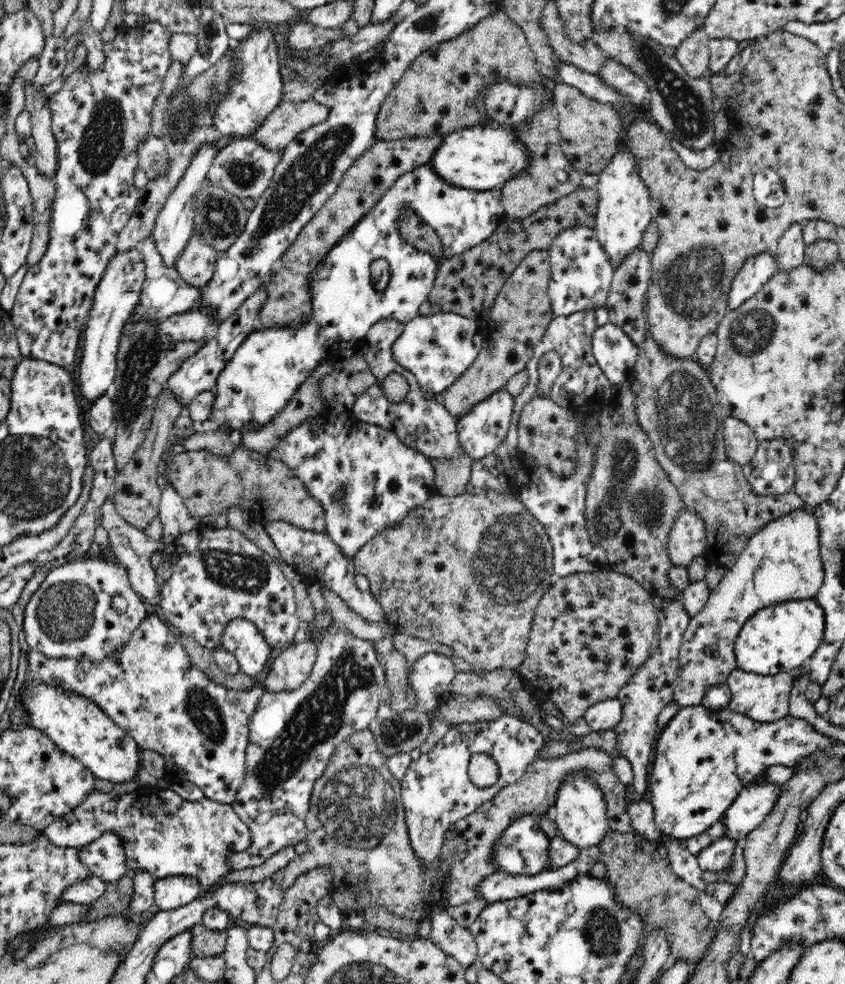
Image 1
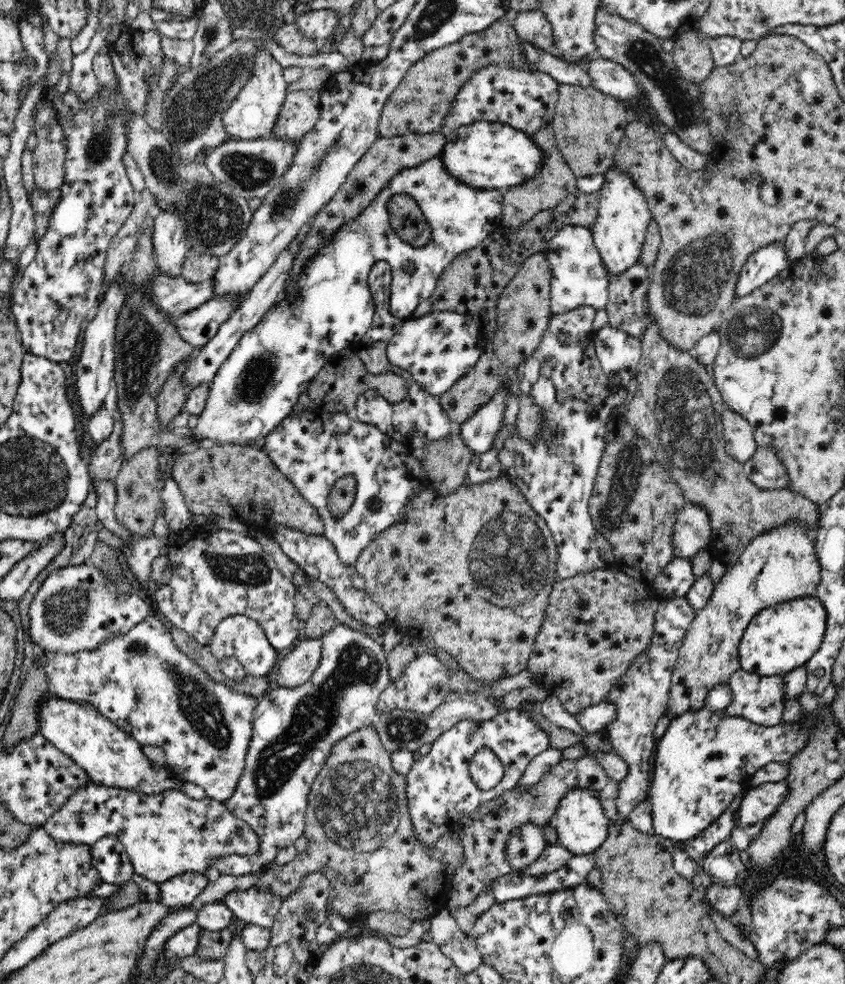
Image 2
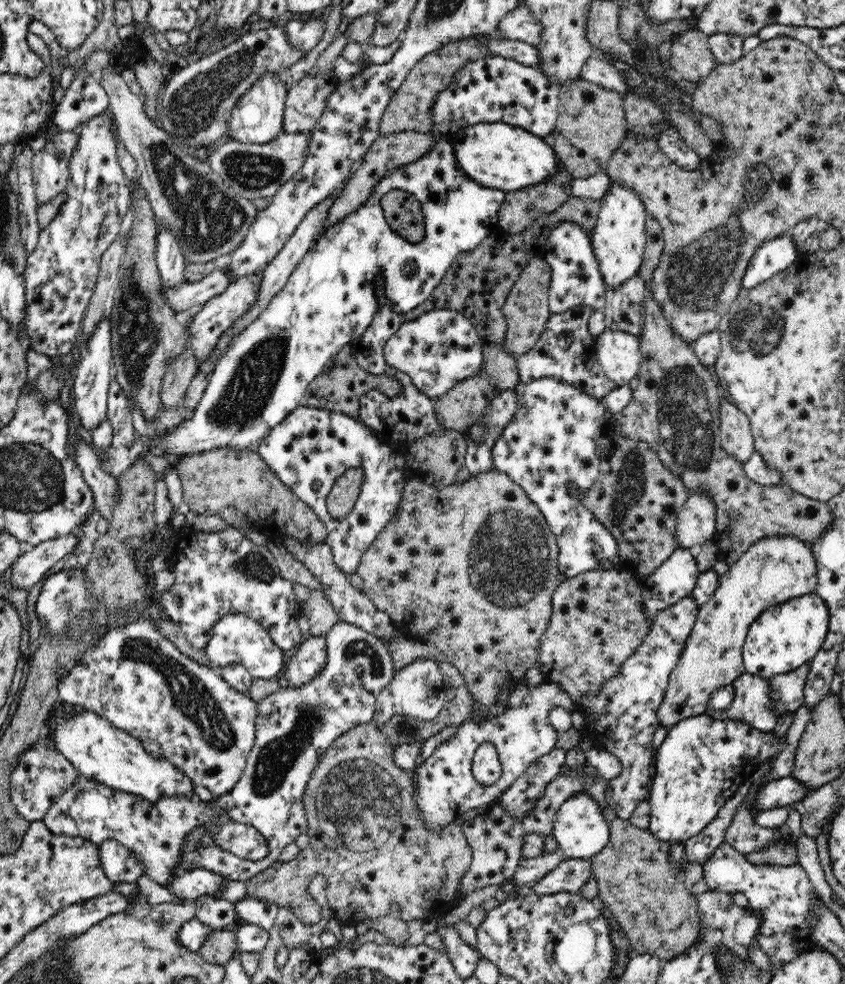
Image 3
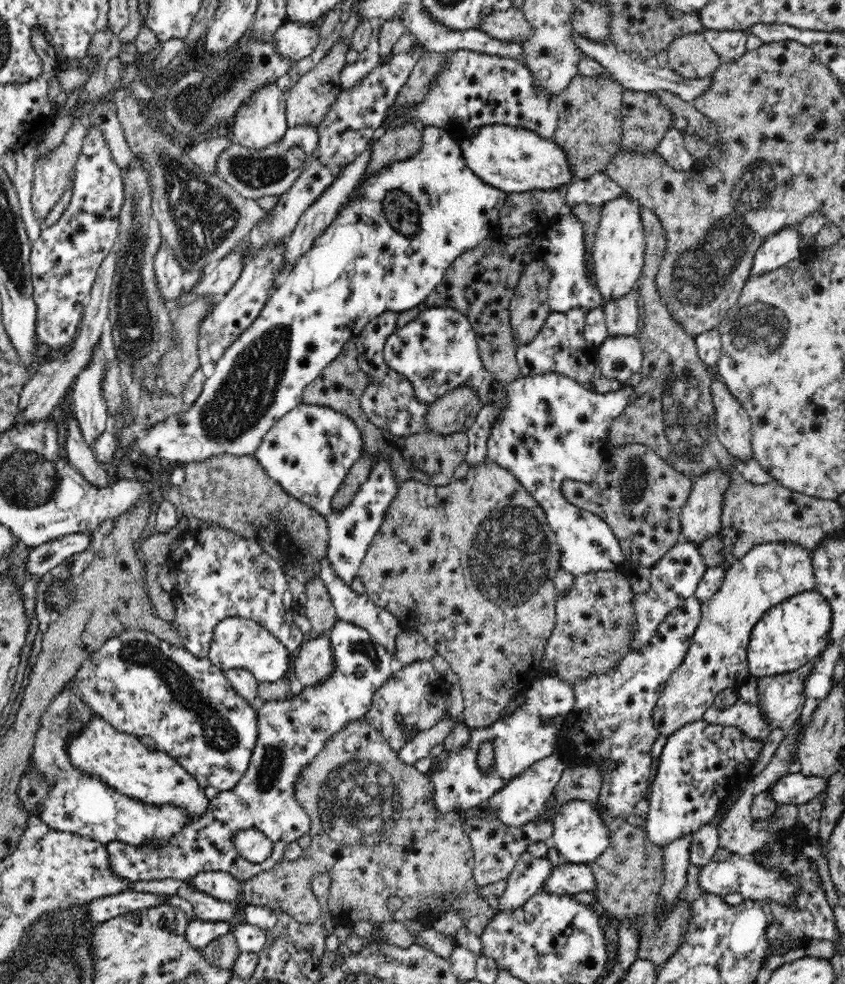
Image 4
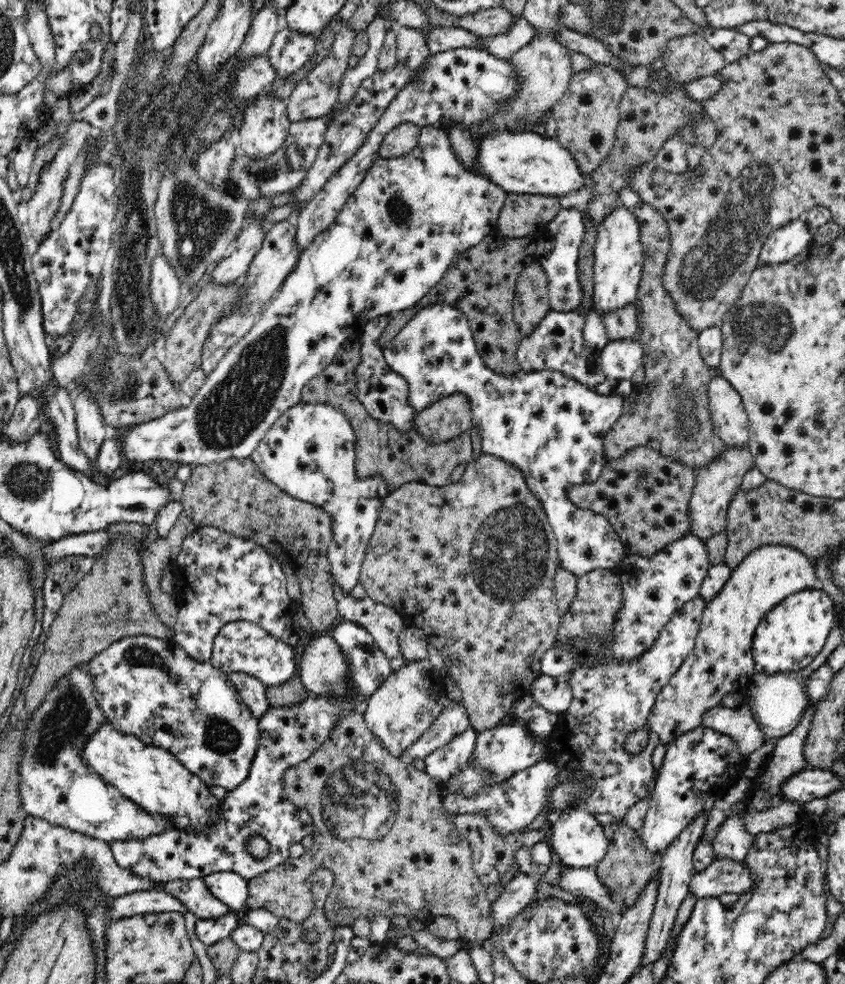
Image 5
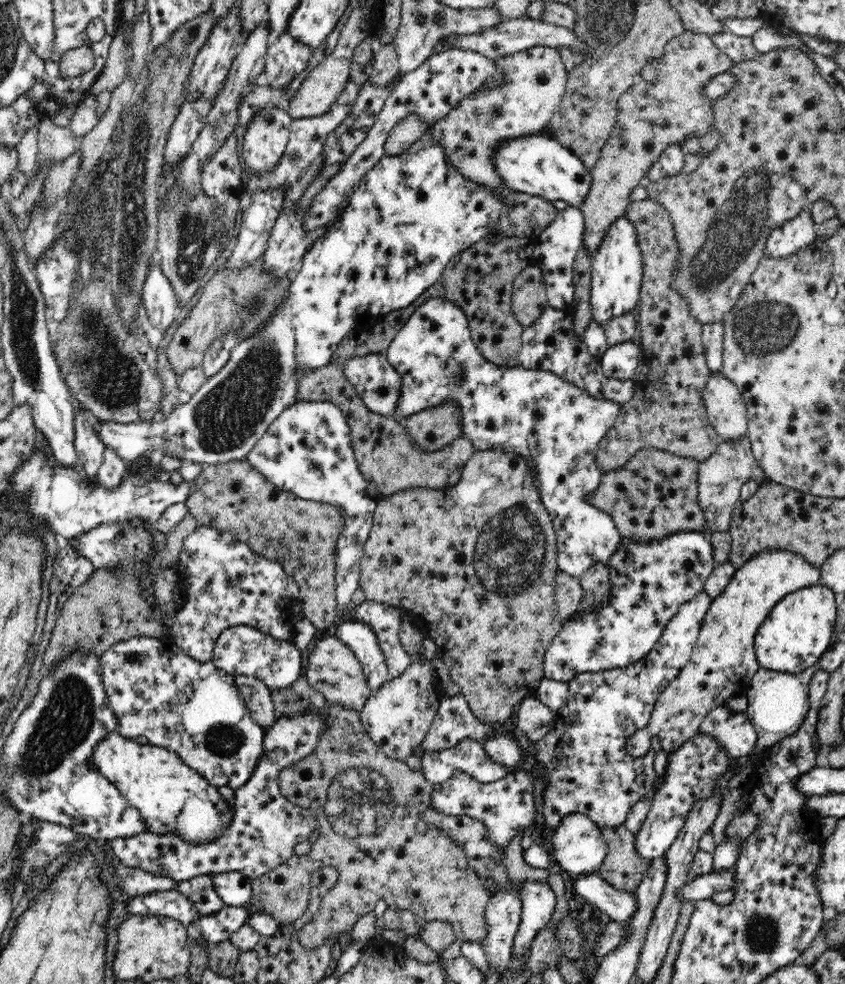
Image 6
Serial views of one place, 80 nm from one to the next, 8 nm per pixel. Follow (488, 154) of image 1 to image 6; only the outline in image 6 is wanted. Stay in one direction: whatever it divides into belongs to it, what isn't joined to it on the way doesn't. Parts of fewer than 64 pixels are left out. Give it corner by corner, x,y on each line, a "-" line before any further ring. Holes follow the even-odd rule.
546,133
501,141
493,155
496,173
508,190
538,196
548,201
564,200
577,206
587,198
592,185
591,171
570,151

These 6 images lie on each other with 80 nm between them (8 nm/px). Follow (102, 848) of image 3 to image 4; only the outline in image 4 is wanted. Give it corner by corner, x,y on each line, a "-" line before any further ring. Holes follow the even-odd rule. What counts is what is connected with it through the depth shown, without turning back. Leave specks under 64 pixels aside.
339,621
330,630
328,638
334,655
334,671
314,687
295,687
295,692
286,694
282,700
264,701
257,710
258,739
249,766
232,790
220,791
208,802
203,815
155,851
152,845
142,849
118,841
105,844
108,865
115,878
131,882
165,879
186,882
198,872
214,871
228,873
239,882
246,882
282,861
286,846
309,834
310,817
295,795
301,770
350,721
365,719
374,693
393,676
393,654
372,639
366,630
-
240,828
259,830
272,841
272,854
264,862
250,863
235,854
234,846
226,844
226,838

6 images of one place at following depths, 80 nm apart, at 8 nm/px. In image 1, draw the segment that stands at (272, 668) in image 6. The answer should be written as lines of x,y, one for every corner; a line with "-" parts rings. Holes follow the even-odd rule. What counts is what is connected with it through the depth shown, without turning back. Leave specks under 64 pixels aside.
246,618
228,622
222,642
217,648
232,653
239,662
241,673
252,677
264,670
272,652
257,626

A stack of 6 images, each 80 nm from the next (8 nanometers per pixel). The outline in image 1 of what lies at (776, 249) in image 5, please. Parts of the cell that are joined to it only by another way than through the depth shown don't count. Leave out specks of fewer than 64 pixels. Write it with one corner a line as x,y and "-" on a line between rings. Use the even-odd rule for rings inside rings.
773,252
748,258
732,280
726,310
736,310
752,298
776,273
776,269
778,269
778,264

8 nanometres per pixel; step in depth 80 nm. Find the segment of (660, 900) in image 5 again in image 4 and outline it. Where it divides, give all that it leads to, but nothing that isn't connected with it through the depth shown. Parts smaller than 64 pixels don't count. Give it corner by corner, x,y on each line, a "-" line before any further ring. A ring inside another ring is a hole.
691,835
682,836
678,840
669,842
663,850
664,886
660,898
665,906
676,902
687,885
688,865
691,864
689,852

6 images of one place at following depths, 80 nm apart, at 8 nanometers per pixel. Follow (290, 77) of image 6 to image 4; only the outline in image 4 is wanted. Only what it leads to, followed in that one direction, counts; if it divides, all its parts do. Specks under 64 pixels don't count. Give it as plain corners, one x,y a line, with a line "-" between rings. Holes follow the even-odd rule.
287,20
275,32
277,50
292,60
302,60
314,52
320,33
318,26

